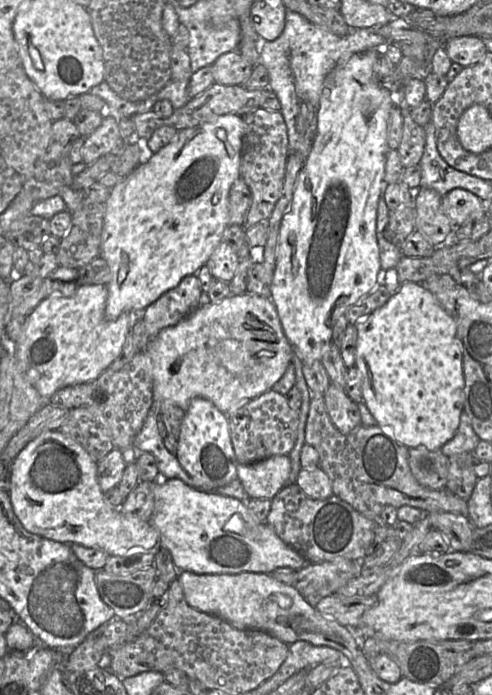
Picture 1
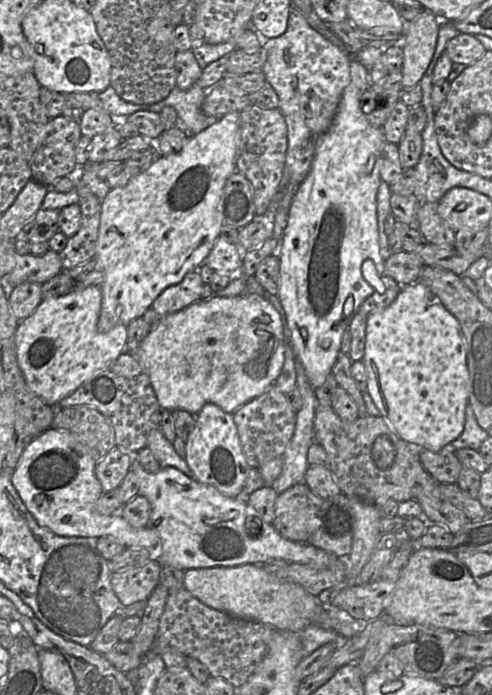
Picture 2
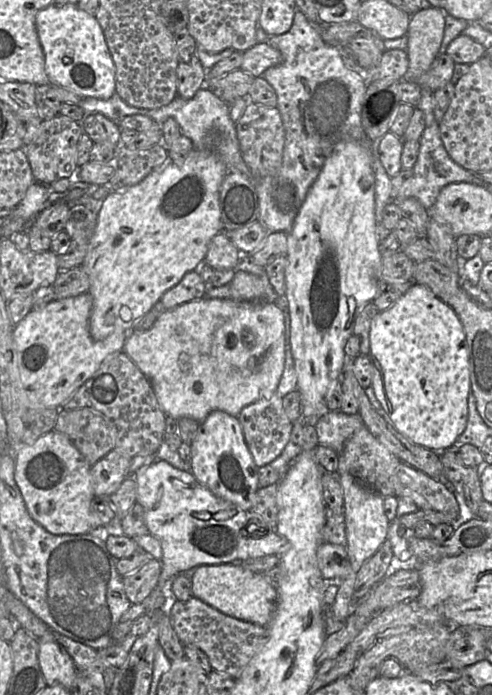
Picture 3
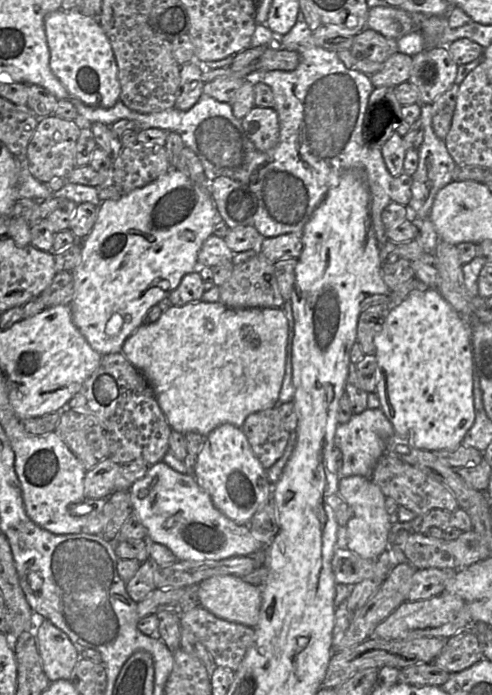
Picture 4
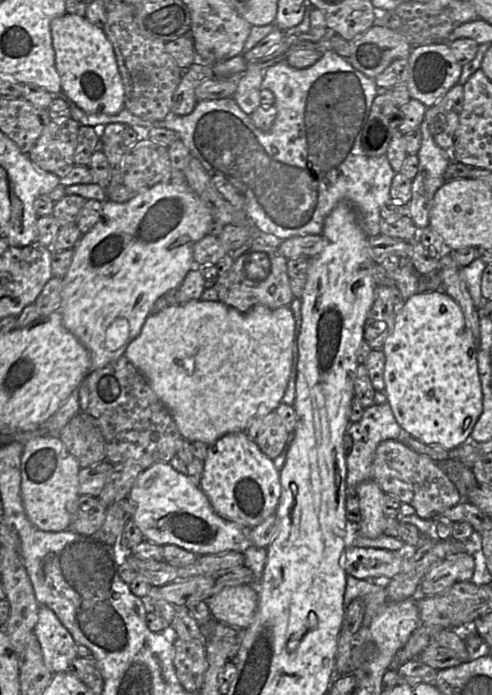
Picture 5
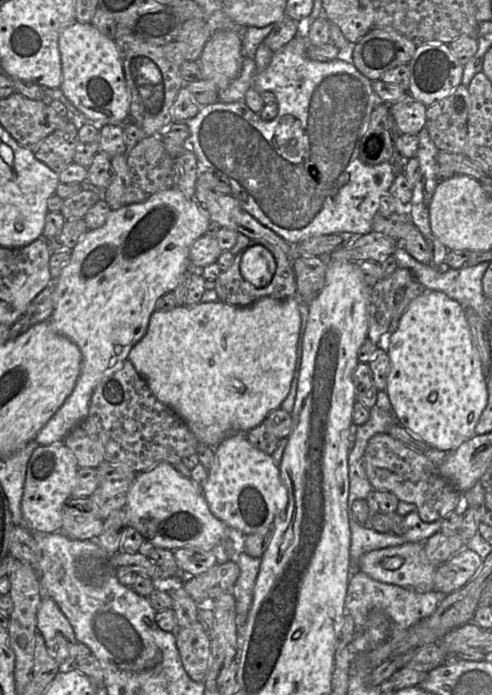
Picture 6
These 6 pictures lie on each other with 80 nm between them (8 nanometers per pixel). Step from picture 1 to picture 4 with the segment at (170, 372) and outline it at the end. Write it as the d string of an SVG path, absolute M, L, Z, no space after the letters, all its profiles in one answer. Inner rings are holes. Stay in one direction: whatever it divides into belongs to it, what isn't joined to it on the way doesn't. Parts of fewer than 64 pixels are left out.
M203 300L189 302L181 306L171 306L162 312L159 319L150 324L139 326L124 342L121 352L146 378L150 384L157 402L164 413L168 424L173 430L186 434L197 432L207 436L216 427L229 423L242 427L248 415L278 406L279 393L285 374L286 346L288 338L288 320L282 308L246 308L234 309L221 302L205 302Z

